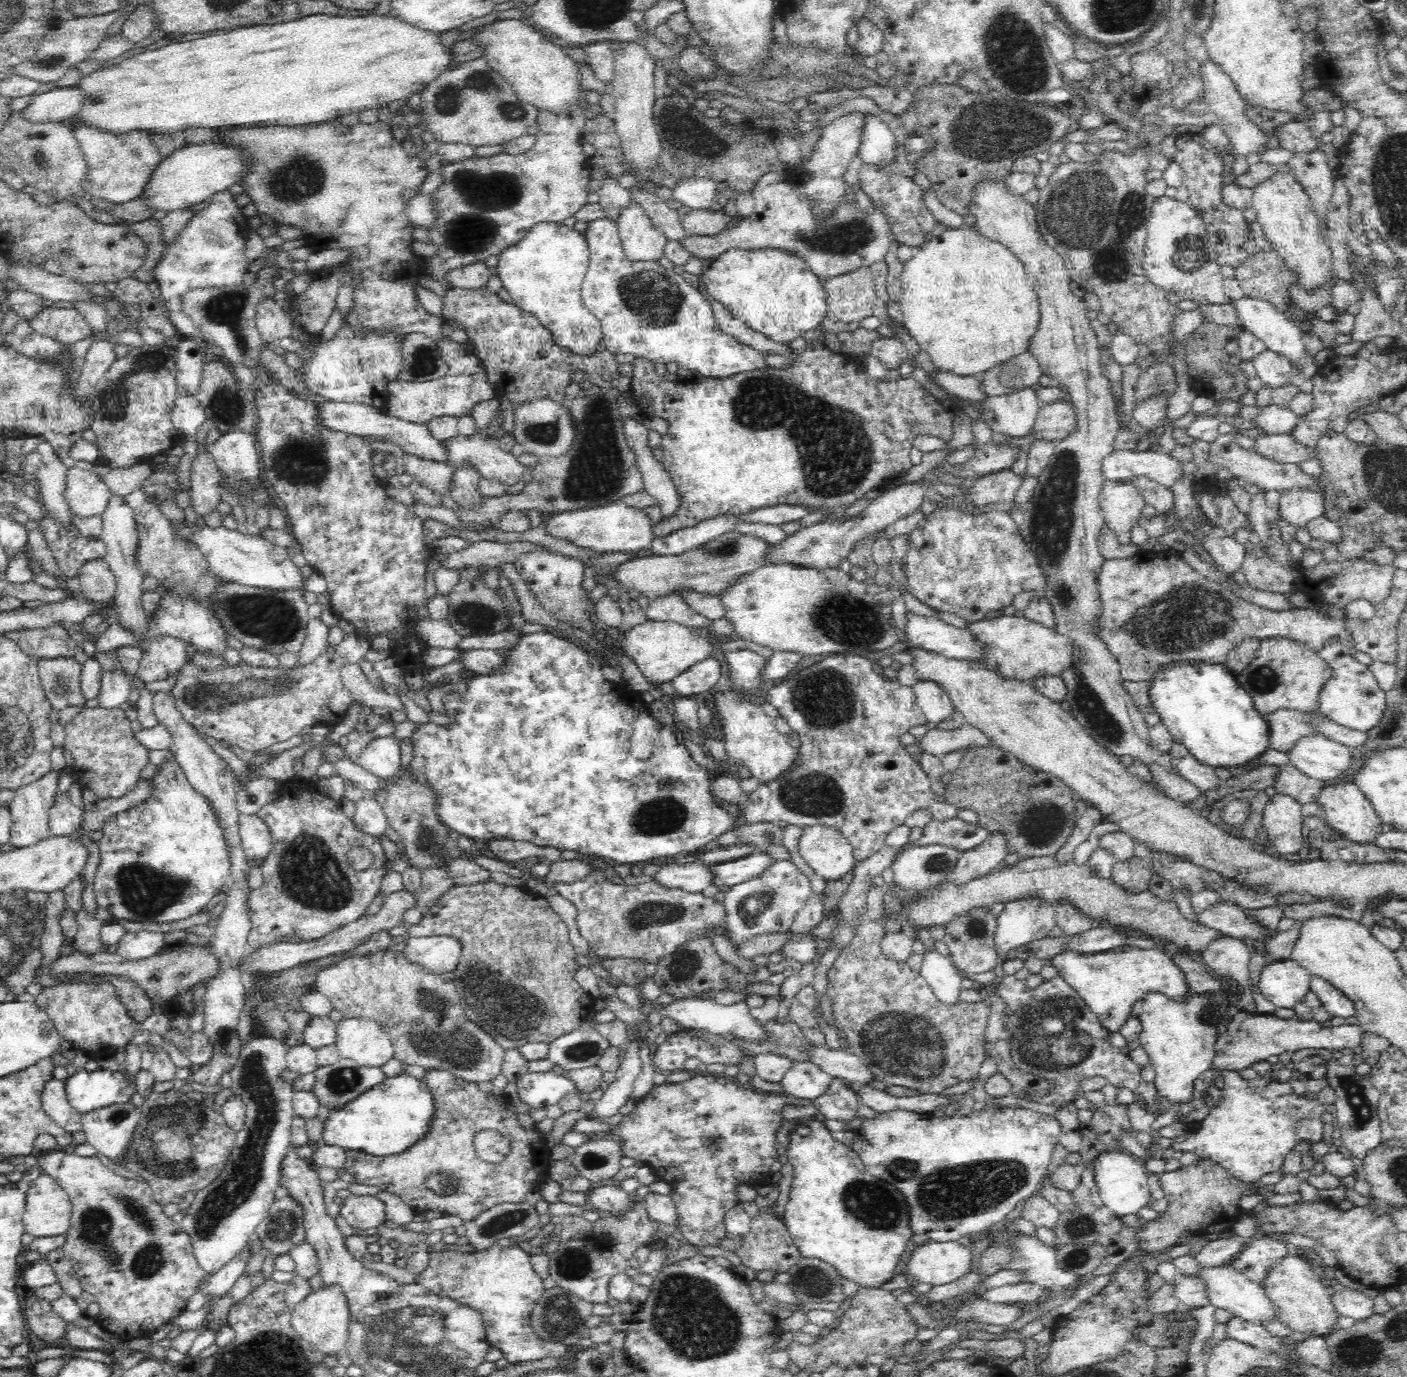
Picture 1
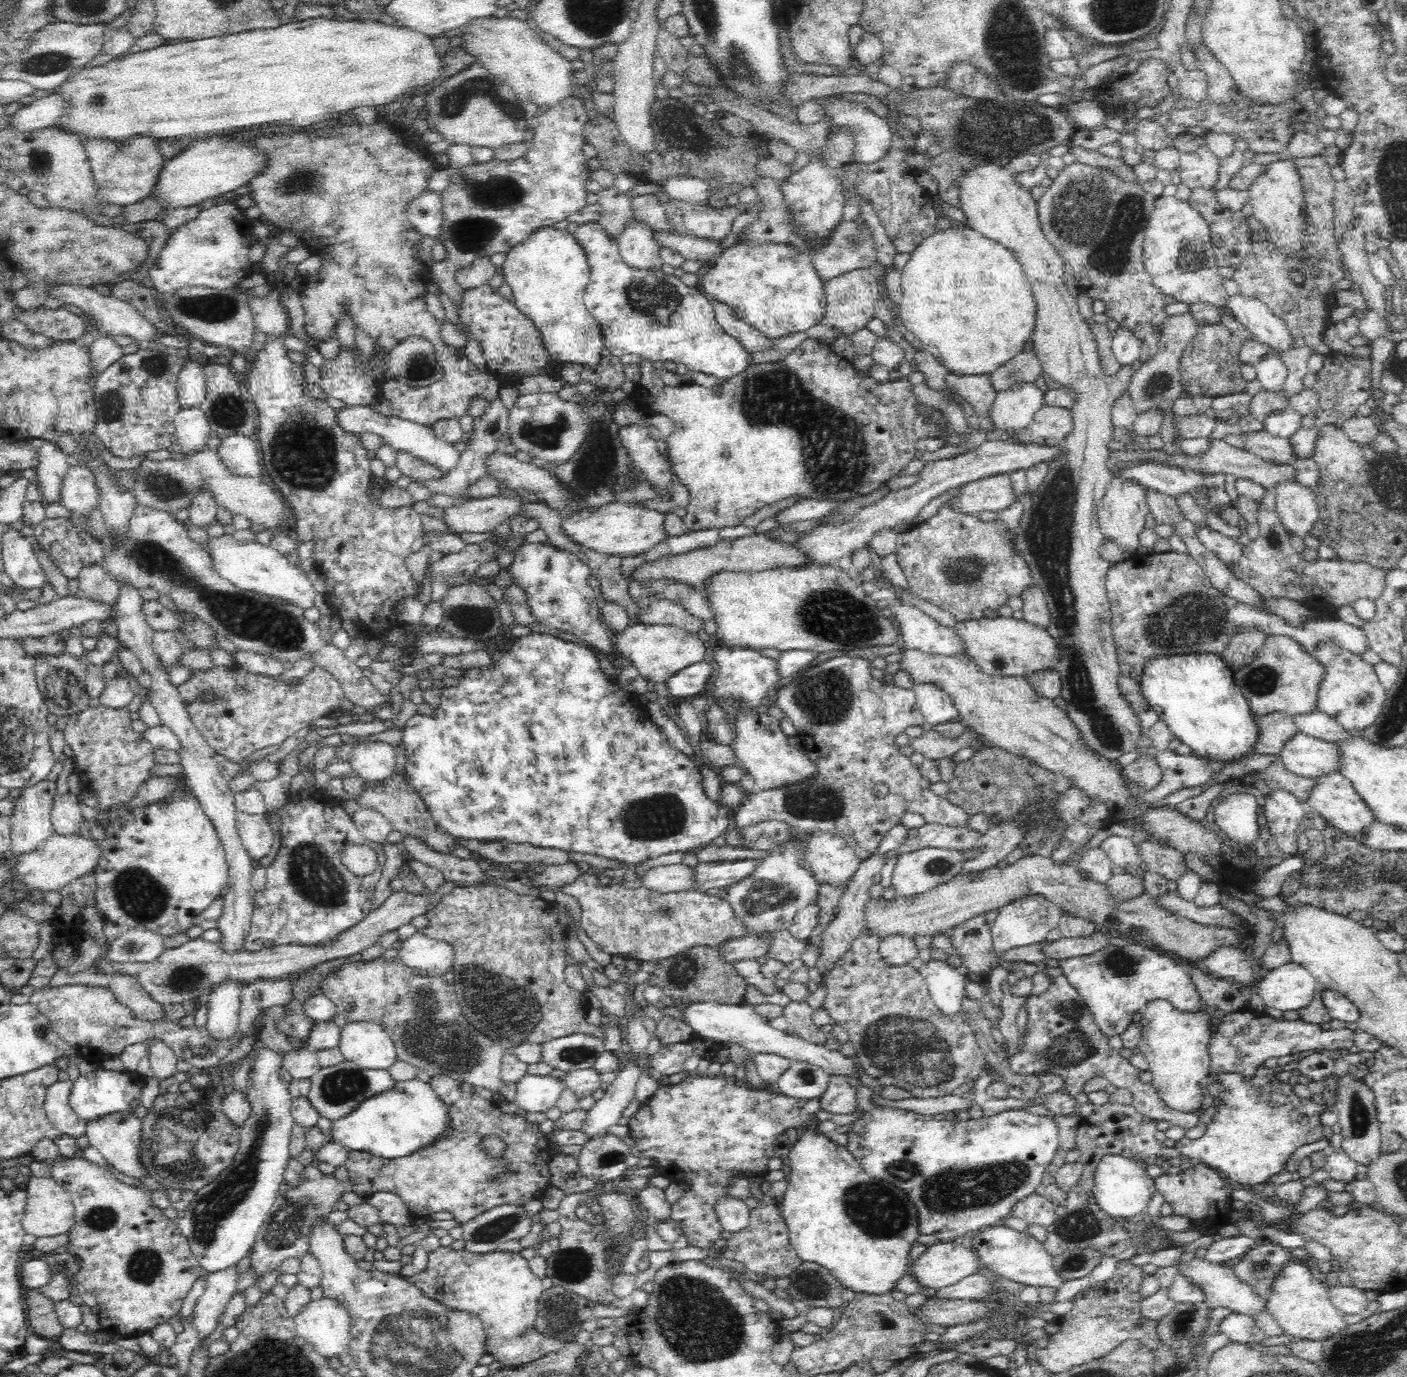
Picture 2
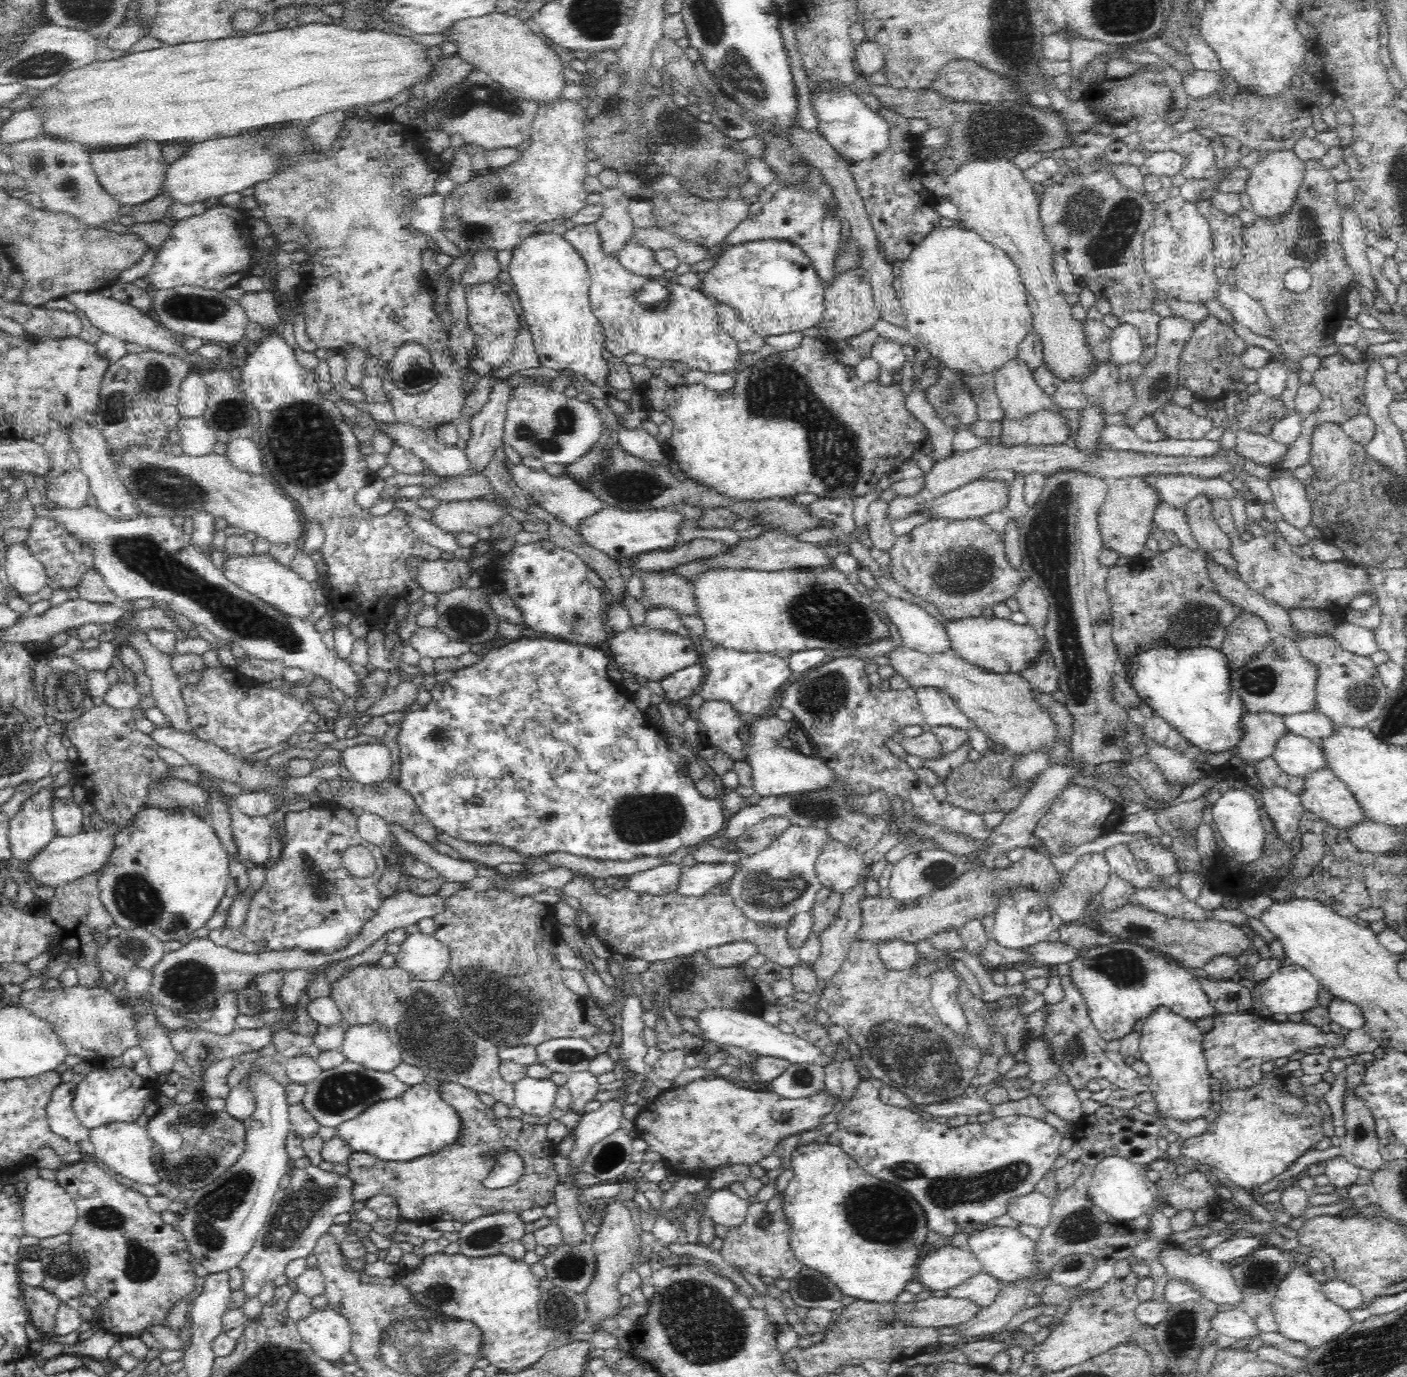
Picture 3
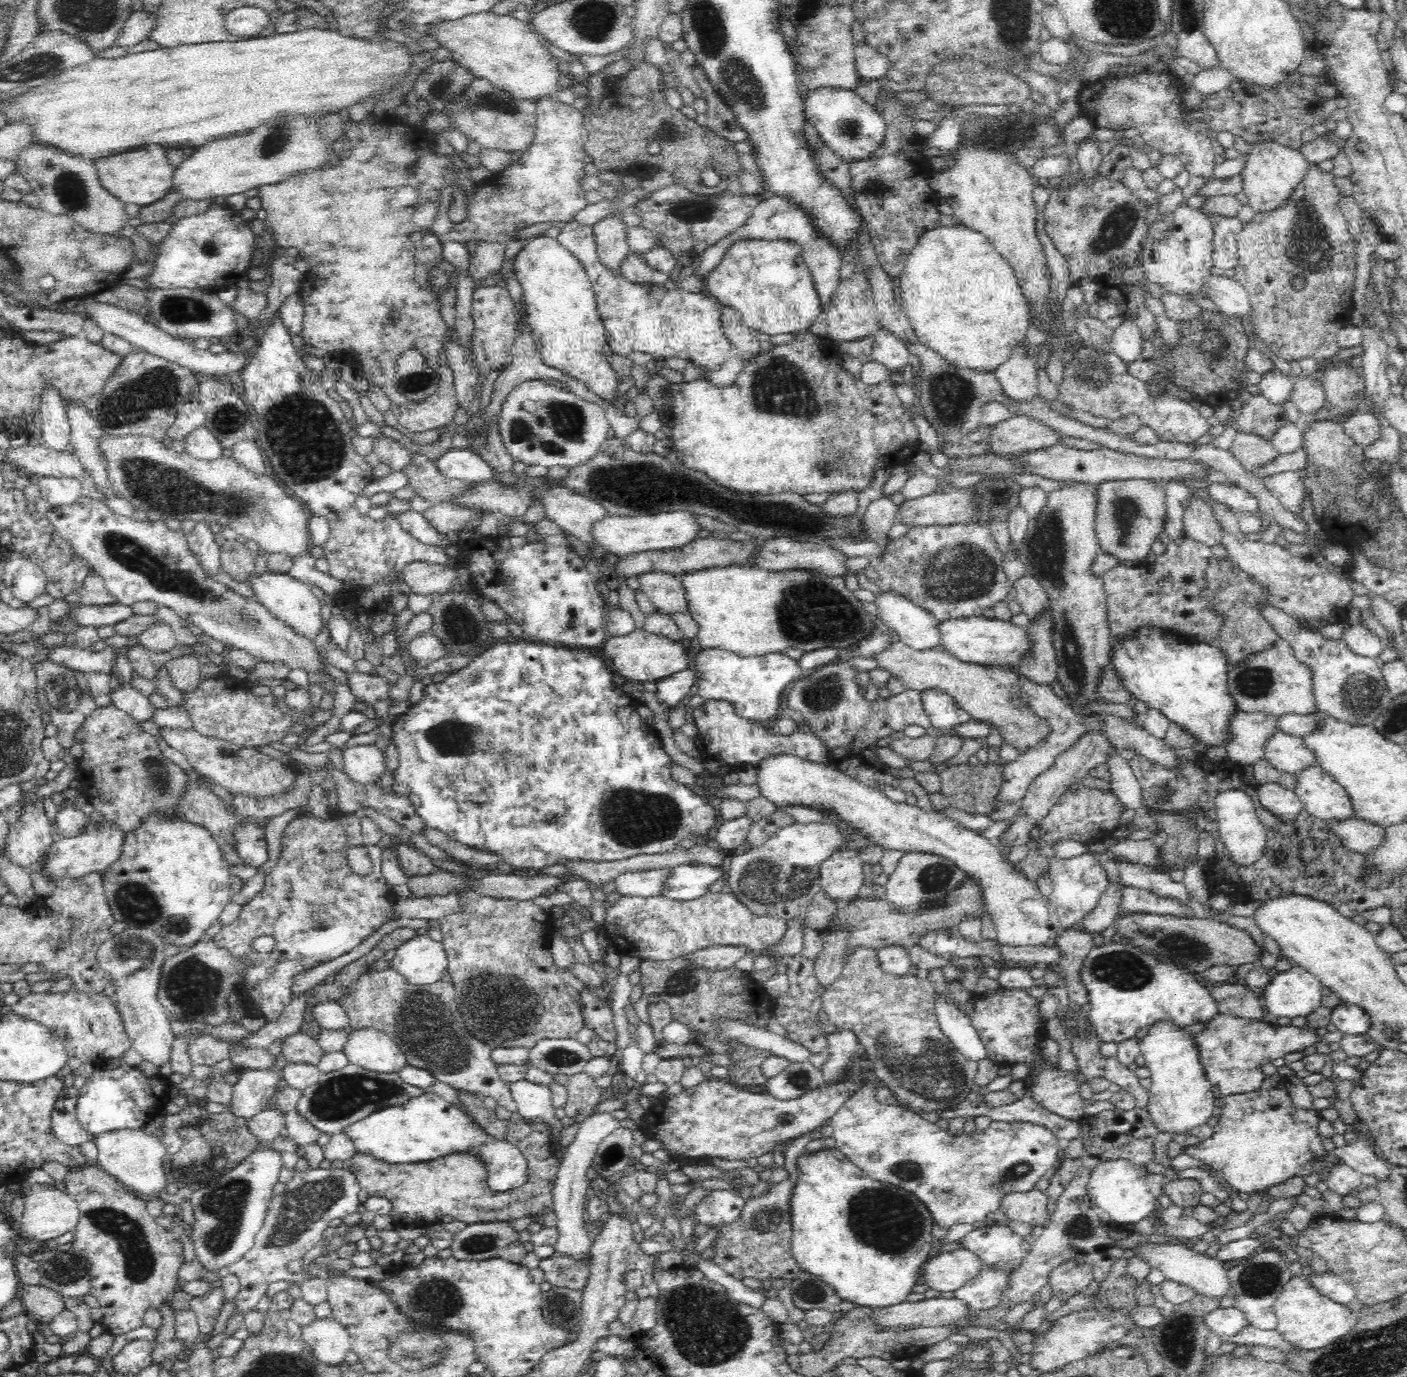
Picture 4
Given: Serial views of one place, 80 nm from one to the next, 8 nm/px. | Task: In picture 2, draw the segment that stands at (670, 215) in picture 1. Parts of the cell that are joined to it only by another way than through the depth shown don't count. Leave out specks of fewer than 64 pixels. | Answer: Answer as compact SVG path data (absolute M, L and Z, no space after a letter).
M653 194L631 198L635 224L647 224L654 231L673 231L665 221L665 209L658 201L660 198Z

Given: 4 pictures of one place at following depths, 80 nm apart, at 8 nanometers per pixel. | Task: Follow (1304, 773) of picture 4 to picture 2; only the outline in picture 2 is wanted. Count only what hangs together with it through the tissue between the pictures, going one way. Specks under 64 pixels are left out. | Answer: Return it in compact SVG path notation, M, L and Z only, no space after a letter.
M1338 770L1331 773L1324 773L1311 778L1313 785L1304 801L1308 811L1314 812L1326 819L1335 829L1345 833L1350 833L1353 838L1358 840L1358 835L1368 826L1373 823L1373 814L1368 810L1368 807L1362 802L1361 797L1354 790L1351 782L1346 780Z

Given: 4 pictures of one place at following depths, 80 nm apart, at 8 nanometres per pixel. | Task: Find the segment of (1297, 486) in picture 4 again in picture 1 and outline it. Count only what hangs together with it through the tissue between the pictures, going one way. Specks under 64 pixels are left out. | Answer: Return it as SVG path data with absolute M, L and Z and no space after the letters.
M1288 487L1279 491L1276 508L1279 510L1281 520L1295 528L1294 540L1300 543L1306 552L1312 540L1308 524L1311 520L1324 515L1321 494L1308 487Z

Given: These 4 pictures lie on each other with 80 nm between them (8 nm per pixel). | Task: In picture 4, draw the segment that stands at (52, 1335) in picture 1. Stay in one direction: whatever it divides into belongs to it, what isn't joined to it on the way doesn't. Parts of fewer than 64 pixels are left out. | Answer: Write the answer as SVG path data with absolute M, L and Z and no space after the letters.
M20 1284L18 1297L24 1304L24 1313L38 1325L50 1324L65 1309L64 1295L41 1284Z

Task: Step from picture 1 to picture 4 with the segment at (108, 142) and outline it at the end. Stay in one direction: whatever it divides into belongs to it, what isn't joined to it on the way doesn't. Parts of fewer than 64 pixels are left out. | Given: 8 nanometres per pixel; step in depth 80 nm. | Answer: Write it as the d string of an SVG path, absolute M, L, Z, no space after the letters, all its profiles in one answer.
M144 146L112 158L94 162L101 185L115 198L126 204L150 206L164 199L173 190L175 169L170 165L167 152L160 146Z

